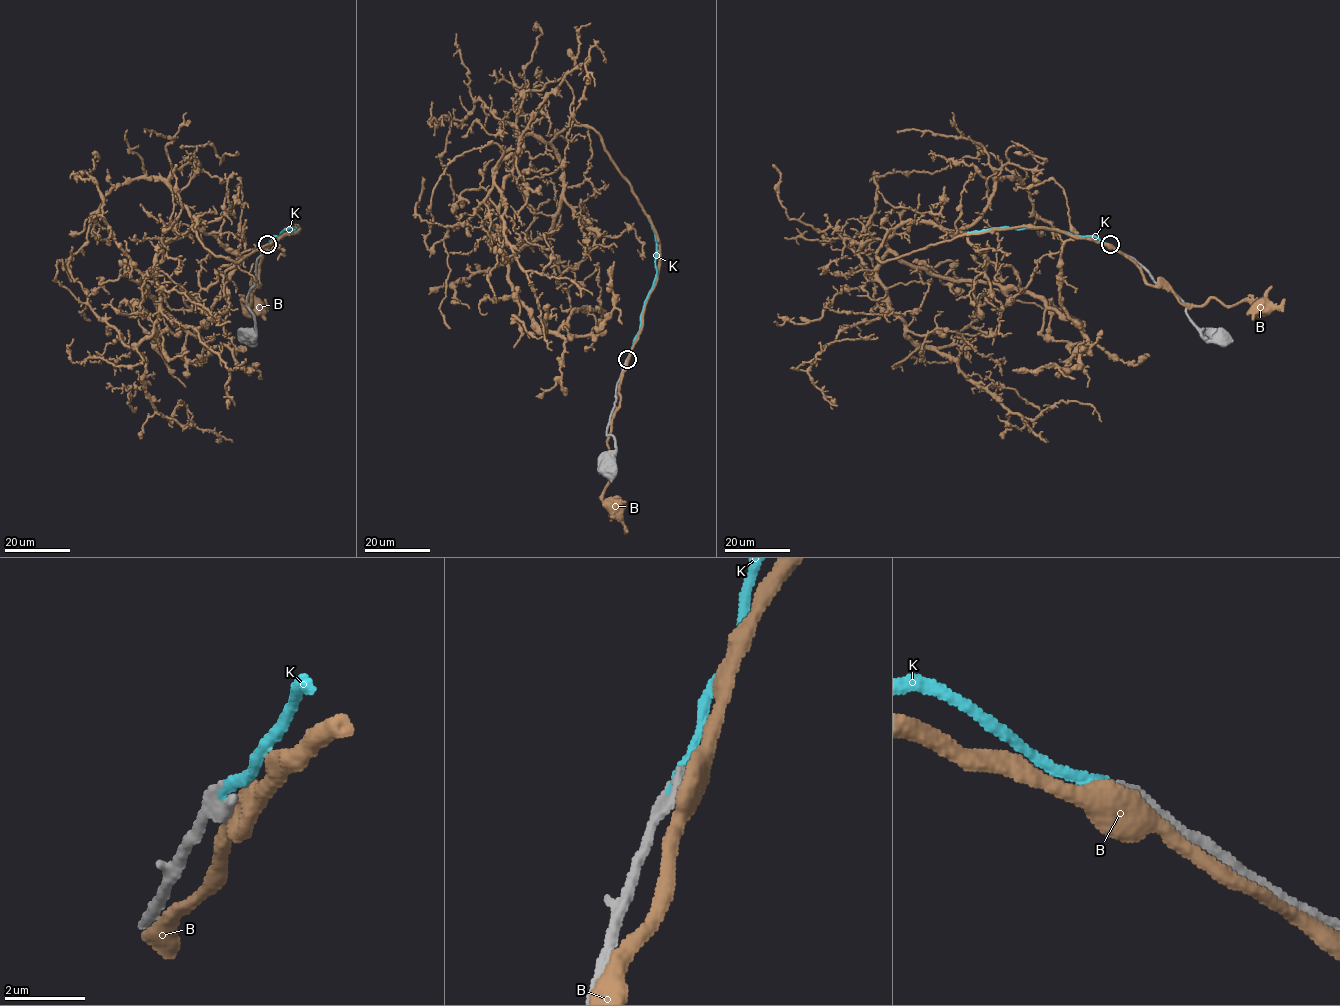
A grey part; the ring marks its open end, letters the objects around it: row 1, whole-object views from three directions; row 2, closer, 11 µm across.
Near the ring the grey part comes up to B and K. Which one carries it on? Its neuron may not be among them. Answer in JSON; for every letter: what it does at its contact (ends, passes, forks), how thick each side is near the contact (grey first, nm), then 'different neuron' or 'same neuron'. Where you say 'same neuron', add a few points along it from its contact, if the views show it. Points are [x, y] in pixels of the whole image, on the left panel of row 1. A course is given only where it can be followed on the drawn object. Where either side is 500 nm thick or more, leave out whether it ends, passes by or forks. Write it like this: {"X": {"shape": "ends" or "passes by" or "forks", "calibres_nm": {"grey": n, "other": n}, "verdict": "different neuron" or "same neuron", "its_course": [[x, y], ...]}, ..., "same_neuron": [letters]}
{"B": {"calibres_nm": {"grey": 400, "other": 550}, "verdict": "different neuron"}, "K": {"shape": "ends", "calibres_nm": {"grey": 360, "other": 240}, "verdict": "same neuron", "its_course": [[267, 244], [284, 230], [296, 228], [287, 232]]}, "same_neuron": ["K"]}

